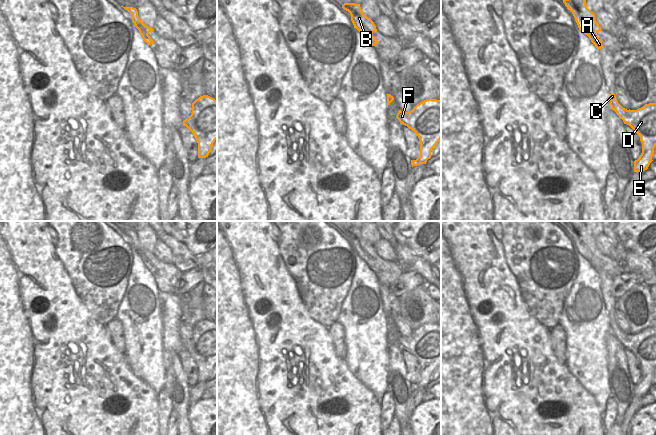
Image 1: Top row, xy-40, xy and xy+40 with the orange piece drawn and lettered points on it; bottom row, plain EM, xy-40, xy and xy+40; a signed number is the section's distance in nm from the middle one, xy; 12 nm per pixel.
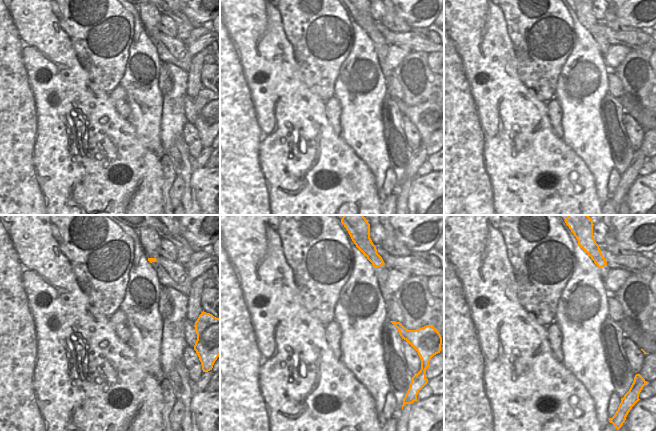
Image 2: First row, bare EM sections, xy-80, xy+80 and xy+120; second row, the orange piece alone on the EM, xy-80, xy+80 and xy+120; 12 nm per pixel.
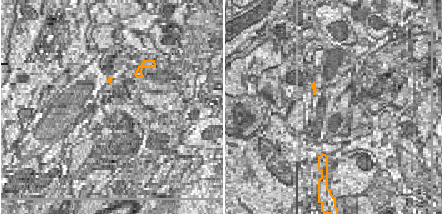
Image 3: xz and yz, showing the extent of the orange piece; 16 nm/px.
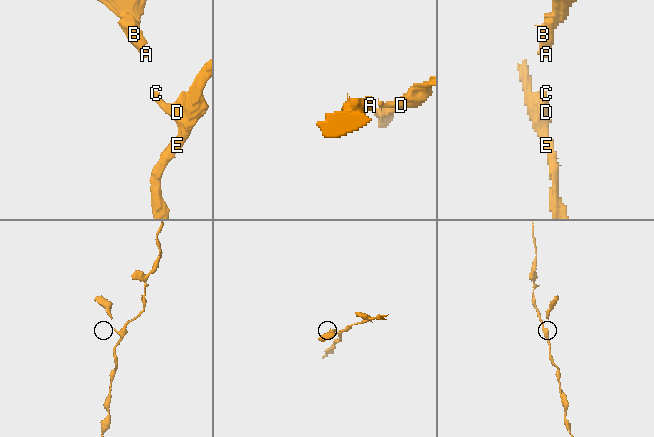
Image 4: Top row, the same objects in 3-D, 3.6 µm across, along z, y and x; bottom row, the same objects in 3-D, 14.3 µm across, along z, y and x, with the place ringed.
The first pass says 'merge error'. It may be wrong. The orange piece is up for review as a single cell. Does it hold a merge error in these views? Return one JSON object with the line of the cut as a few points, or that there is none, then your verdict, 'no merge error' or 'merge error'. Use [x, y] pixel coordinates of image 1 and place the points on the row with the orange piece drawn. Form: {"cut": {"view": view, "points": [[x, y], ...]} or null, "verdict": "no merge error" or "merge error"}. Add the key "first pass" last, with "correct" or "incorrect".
{"cut": null, "verdict": "no merge error", "first pass": "incorrect"}

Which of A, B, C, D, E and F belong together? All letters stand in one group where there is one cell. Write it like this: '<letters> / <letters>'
A B C D E F

